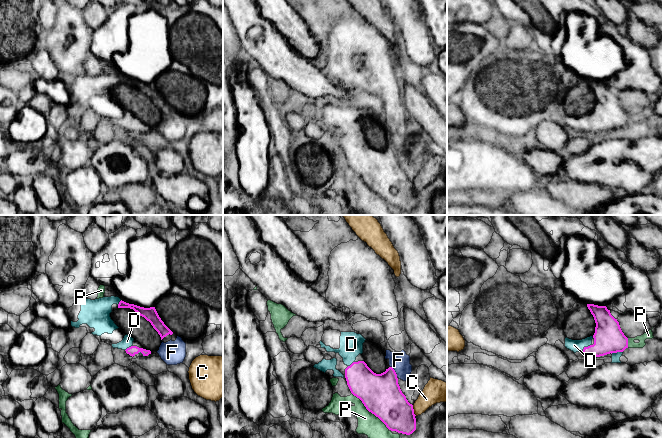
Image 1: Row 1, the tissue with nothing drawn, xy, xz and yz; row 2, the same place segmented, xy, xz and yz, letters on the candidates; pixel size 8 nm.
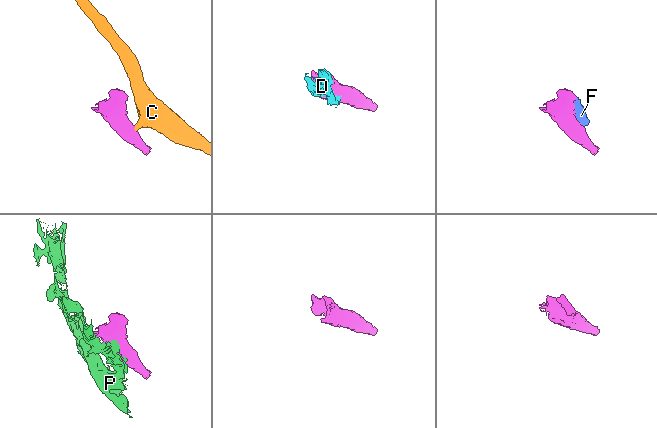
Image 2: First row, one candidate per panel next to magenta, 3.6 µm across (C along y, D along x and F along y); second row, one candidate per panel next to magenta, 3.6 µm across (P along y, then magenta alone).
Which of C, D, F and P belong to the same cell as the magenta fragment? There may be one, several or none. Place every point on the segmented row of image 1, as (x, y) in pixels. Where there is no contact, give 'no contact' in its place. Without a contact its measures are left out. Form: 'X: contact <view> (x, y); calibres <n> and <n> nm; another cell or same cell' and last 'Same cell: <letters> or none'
C: contact xz (413, 410); calibres 300 and 190 nm; another cell
D: contact yz (586, 347); calibres 240 and 100 nm; same cell
F: contact xz (394, 371); calibres 320 and 160 nm; another cell
P: contact xz (370, 411); calibres 320 and 170 nm; another cell
Same cell: D

